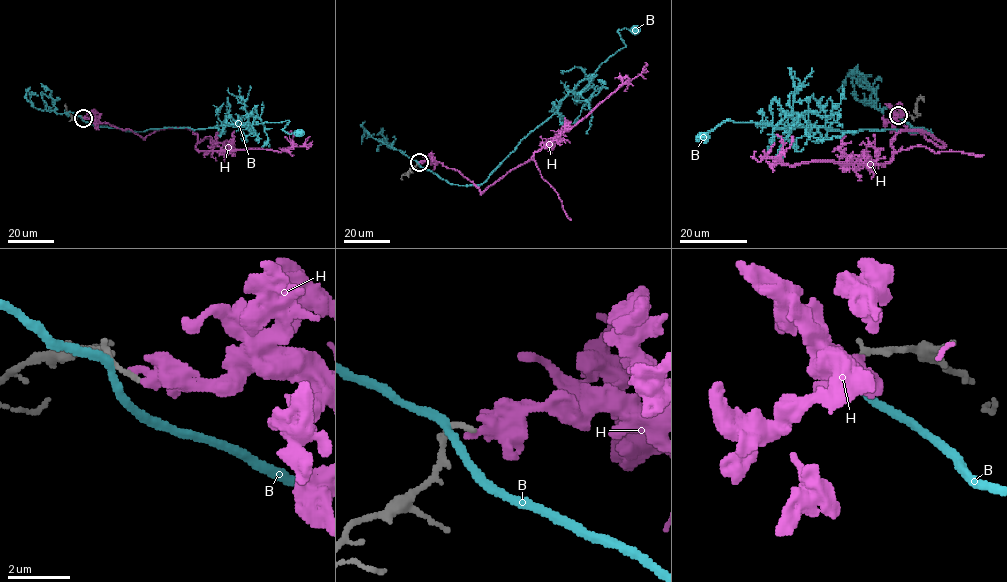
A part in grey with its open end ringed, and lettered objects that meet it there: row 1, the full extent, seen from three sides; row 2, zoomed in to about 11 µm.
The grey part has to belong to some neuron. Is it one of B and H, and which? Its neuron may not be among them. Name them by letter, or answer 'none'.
none

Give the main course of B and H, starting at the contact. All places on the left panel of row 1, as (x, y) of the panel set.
B: (81, 116), (94, 125), (145, 131), (151, 128), (244, 127), (289, 120), (282, 129), (288, 133), (300, 133)
H: (82, 117), (145, 139), (161, 128), (187, 128), (197, 134), (198, 150), (282, 151), (311, 142)

